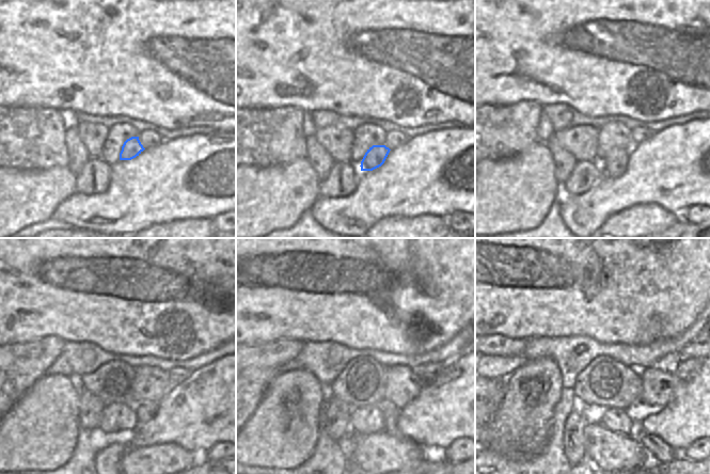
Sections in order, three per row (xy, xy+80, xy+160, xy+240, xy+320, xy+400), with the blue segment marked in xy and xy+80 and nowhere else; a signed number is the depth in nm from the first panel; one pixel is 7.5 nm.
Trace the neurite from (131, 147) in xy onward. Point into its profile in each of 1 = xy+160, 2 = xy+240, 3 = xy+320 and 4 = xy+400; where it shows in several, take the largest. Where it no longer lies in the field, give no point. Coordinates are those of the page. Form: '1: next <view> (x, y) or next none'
1: next xy+160 (615, 163)
2: next xy+240 (145, 411)
3: next xy+320 (390, 411)
4: next xy+400 (658, 451)

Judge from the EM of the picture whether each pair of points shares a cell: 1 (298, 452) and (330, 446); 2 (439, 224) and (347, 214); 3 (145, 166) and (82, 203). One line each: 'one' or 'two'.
1: two
2: two
3: one

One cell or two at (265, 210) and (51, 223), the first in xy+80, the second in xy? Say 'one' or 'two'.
two

